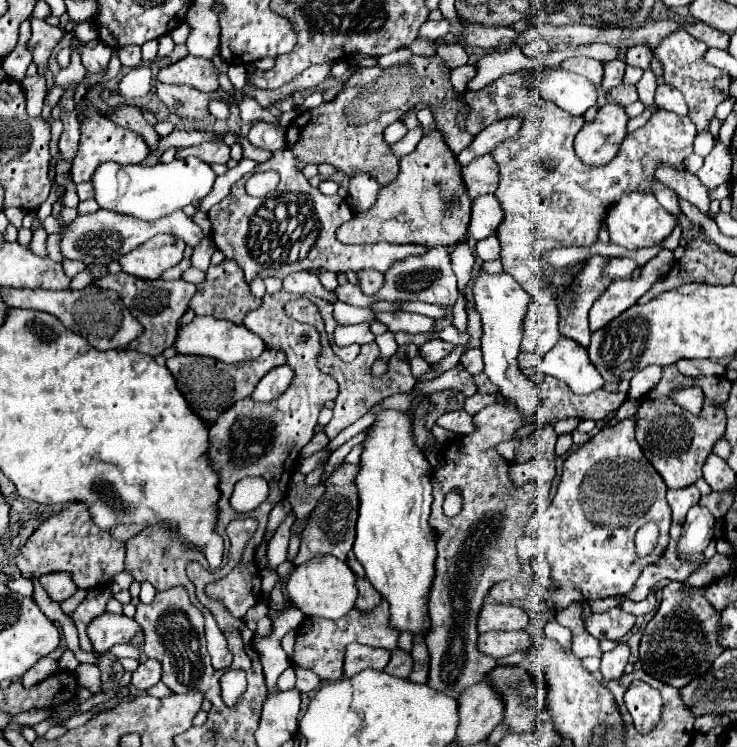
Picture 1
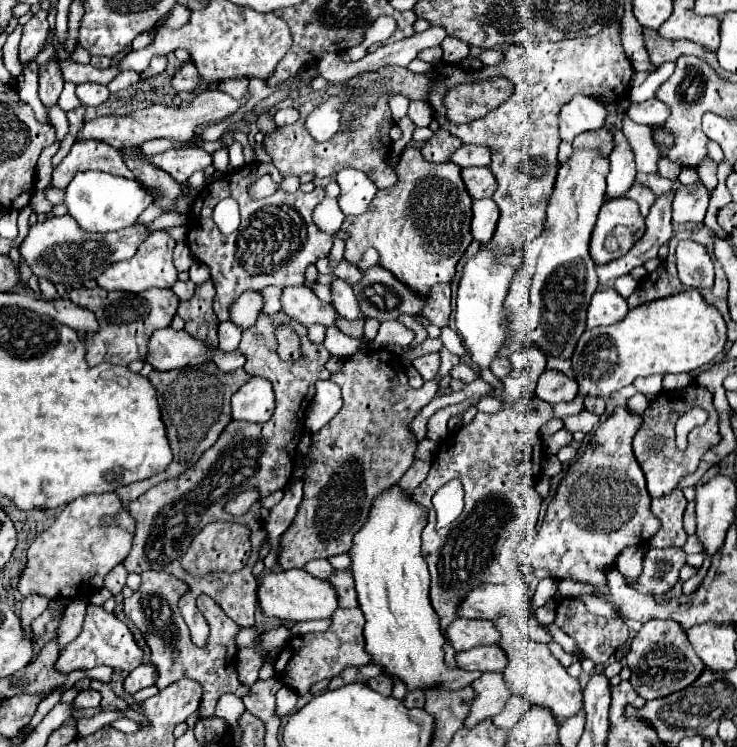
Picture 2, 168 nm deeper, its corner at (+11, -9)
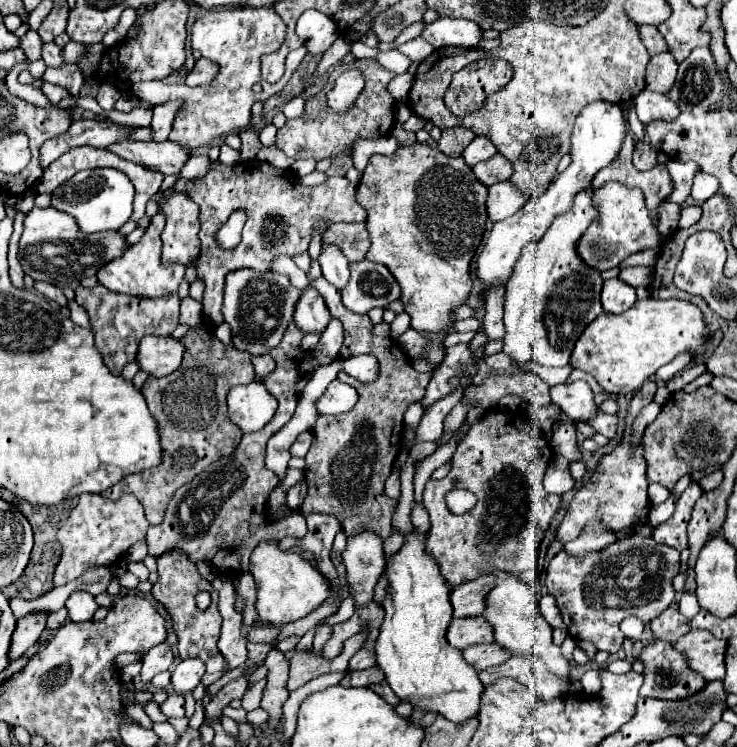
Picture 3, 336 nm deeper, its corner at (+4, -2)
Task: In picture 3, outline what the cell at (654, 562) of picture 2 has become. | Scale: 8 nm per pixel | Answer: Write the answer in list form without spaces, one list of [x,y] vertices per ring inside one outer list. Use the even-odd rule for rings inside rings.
[[[634,532],[602,550],[582,556],[568,554],[566,550],[558,552],[548,564],[546,588],[556,598],[562,622],[574,638],[588,640],[598,650],[614,654],[624,640],[618,626],[628,614],[648,624],[672,604],[672,578],[678,574],[678,568],[680,552]]]

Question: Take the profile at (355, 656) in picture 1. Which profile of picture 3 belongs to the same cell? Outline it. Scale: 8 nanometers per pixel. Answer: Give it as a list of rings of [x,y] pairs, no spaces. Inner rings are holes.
[[[372,666],[368,670],[352,670],[352,672],[348,672],[346,678],[340,684],[342,686],[354,686],[354,688],[366,688],[366,686],[382,682],[382,680],[384,680],[384,674],[380,672],[380,668]]]

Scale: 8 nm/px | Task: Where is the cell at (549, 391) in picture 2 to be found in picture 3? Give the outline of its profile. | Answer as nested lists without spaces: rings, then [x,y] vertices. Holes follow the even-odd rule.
[[[582,380],[572,384],[558,384],[550,390],[552,402],[558,404],[574,422],[590,424],[596,418],[598,404],[594,402],[594,394],[590,386]]]

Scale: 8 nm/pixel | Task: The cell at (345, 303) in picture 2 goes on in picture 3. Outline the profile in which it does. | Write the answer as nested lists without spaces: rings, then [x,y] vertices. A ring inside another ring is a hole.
[[[322,242],[322,254],[318,262],[322,266],[324,278],[330,284],[334,284],[336,288],[344,288],[344,284],[348,284],[348,260],[336,244]]]

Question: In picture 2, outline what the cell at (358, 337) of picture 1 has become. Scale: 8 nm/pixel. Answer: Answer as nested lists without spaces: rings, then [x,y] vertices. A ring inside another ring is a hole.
[[[307,285],[285,287],[281,293],[281,305],[287,315],[303,325],[321,323],[325,327],[337,327],[337,311],[333,305],[323,303]]]

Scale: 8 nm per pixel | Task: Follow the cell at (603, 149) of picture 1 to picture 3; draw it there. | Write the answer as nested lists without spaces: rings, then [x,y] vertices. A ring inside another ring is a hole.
[[[592,188],[588,192],[580,192],[574,200],[572,212],[554,220],[552,228],[544,234],[536,244],[528,244],[514,266],[512,278],[506,286],[506,302],[504,302],[504,348],[520,370],[522,364],[536,362],[540,366],[568,366],[568,356],[580,332],[602,312],[600,292],[602,278],[600,272],[588,268],[576,256],[576,240],[588,228],[588,224],[596,218],[596,208],[590,200]]]

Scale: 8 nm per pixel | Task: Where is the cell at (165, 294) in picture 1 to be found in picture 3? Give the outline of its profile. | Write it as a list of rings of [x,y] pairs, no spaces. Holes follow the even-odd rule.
[[[98,284],[94,288],[76,288],[76,302],[86,308],[92,332],[96,336],[96,348],[112,374],[122,374],[122,368],[134,360],[142,336],[170,336],[172,330],[178,326],[178,294],[164,296],[160,300],[140,300],[136,296],[110,292],[108,288]]]

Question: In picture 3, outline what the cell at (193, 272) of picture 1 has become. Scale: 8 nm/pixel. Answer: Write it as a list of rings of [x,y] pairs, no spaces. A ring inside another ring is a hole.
[[[192,298],[182,300],[182,304],[180,304],[180,324],[188,326],[188,330],[194,330],[194,328],[204,324],[200,302],[196,302]]]

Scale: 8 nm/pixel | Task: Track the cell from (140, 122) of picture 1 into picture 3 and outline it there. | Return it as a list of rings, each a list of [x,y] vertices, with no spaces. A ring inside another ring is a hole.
[[[162,194],[160,206],[164,206],[166,214],[166,228],[162,232],[162,262],[190,266],[200,256],[198,208],[182,194],[172,194],[170,198],[164,198]]]

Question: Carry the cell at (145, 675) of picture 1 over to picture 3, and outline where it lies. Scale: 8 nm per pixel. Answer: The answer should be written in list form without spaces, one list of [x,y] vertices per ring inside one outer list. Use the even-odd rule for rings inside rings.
[[[166,642],[150,648],[142,660],[142,672],[140,672],[142,682],[150,682],[158,672],[168,670],[172,660],[174,660],[174,652]]]

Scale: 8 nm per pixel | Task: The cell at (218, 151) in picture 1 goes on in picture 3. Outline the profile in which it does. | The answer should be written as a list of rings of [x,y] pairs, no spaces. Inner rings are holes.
[[[120,140],[120,142],[110,144],[106,150],[134,164],[158,170],[164,176],[180,174],[182,164],[188,160],[188,152],[184,152],[184,148],[176,148],[176,144],[172,144],[170,140],[166,142]]]

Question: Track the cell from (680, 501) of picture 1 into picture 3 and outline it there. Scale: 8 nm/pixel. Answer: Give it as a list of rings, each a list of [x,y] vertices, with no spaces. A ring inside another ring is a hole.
[[[690,482],[690,486],[686,488],[686,492],[678,498],[676,502],[676,510],[674,514],[658,524],[654,528],[654,534],[652,538],[658,542],[658,544],[666,544],[670,548],[676,548],[676,550],[684,550],[688,546],[688,538],[686,538],[686,526],[688,526],[688,520],[690,520],[690,512],[692,512],[692,506],[694,502],[702,496],[702,488],[696,484],[696,482]]]

